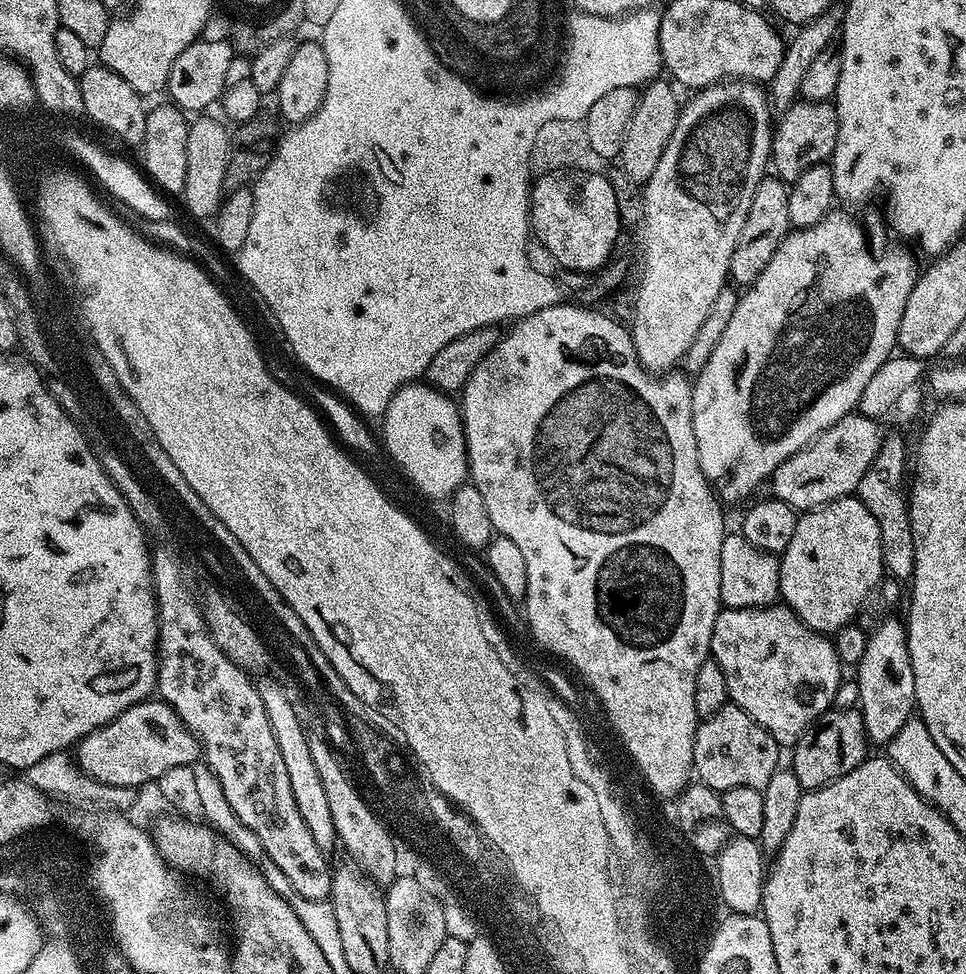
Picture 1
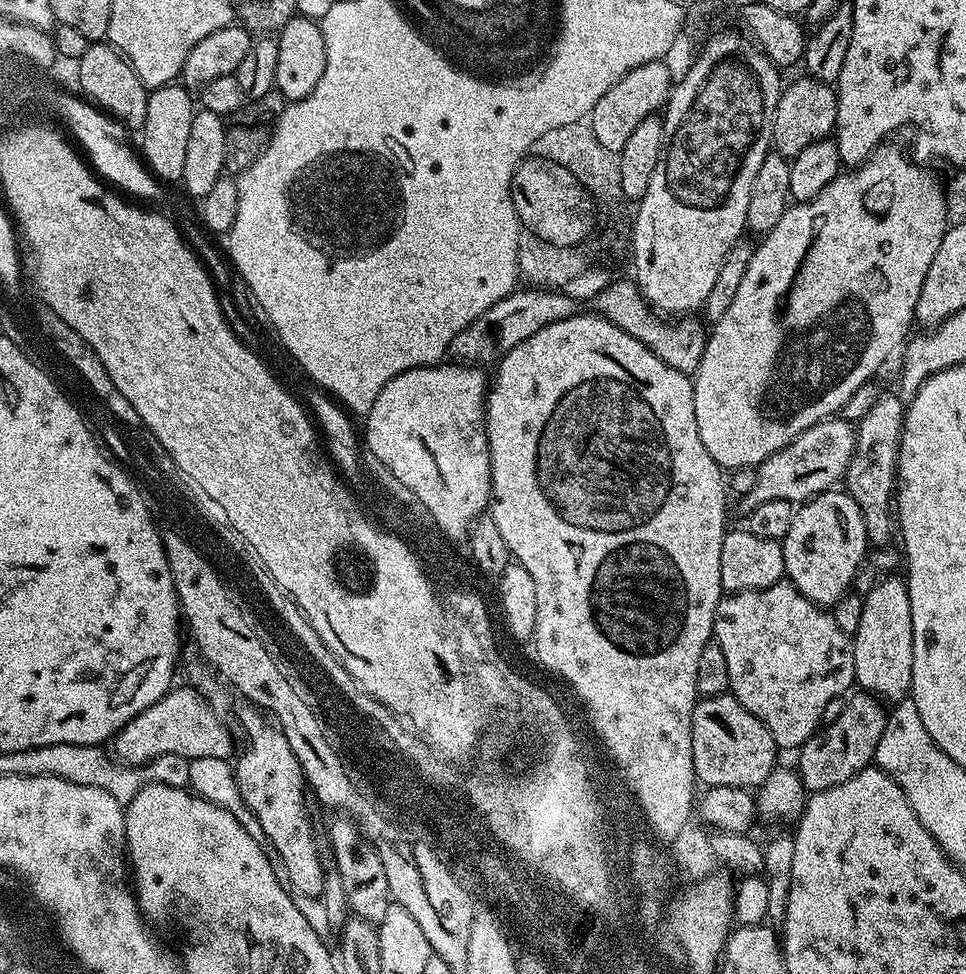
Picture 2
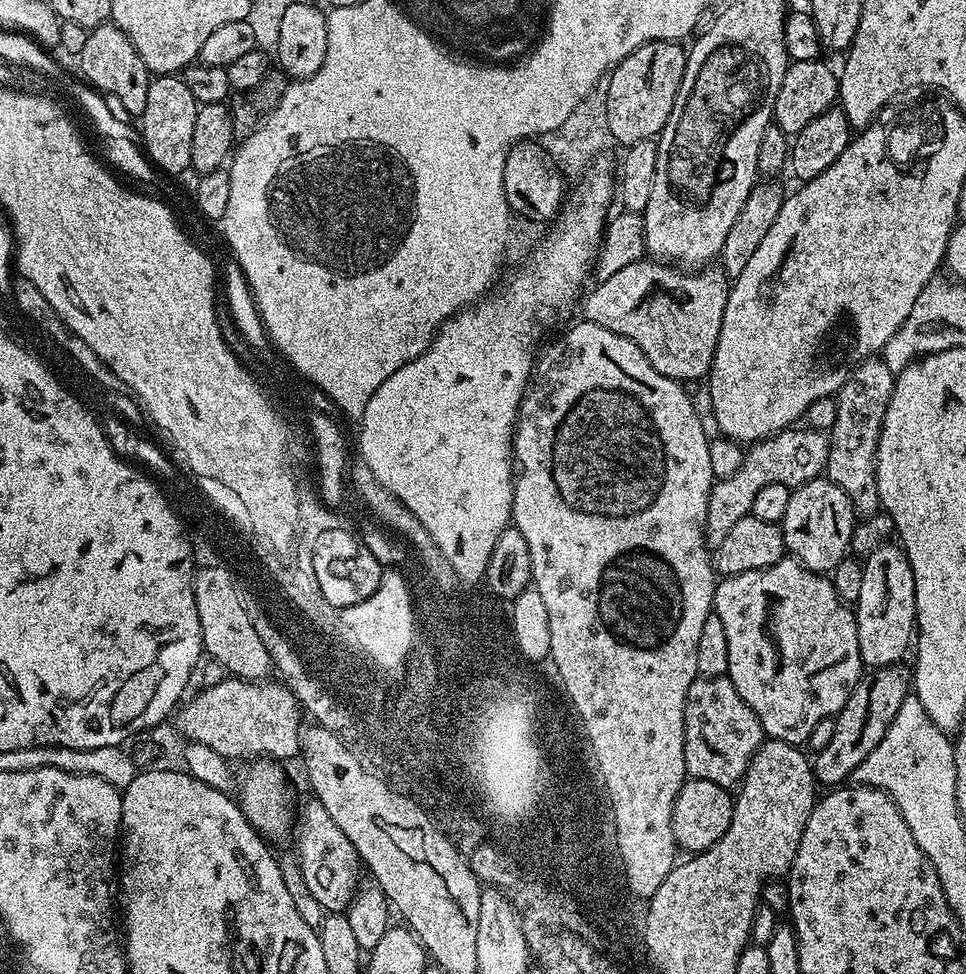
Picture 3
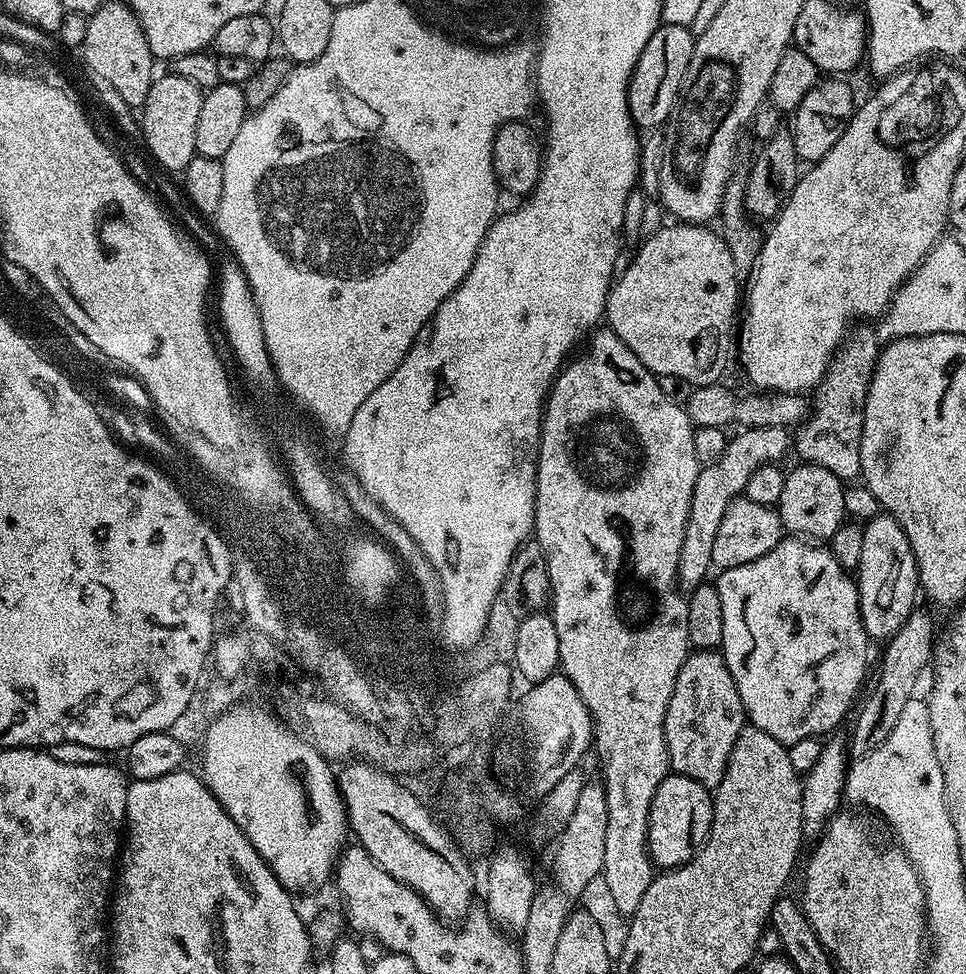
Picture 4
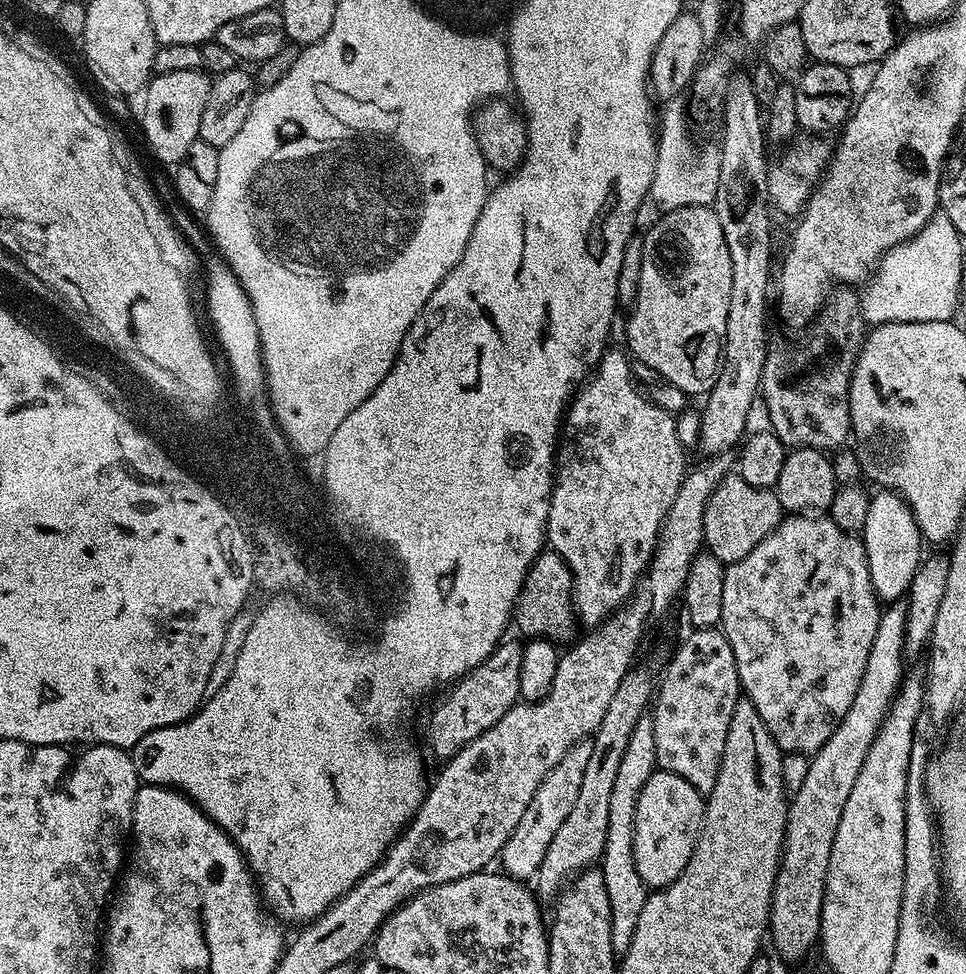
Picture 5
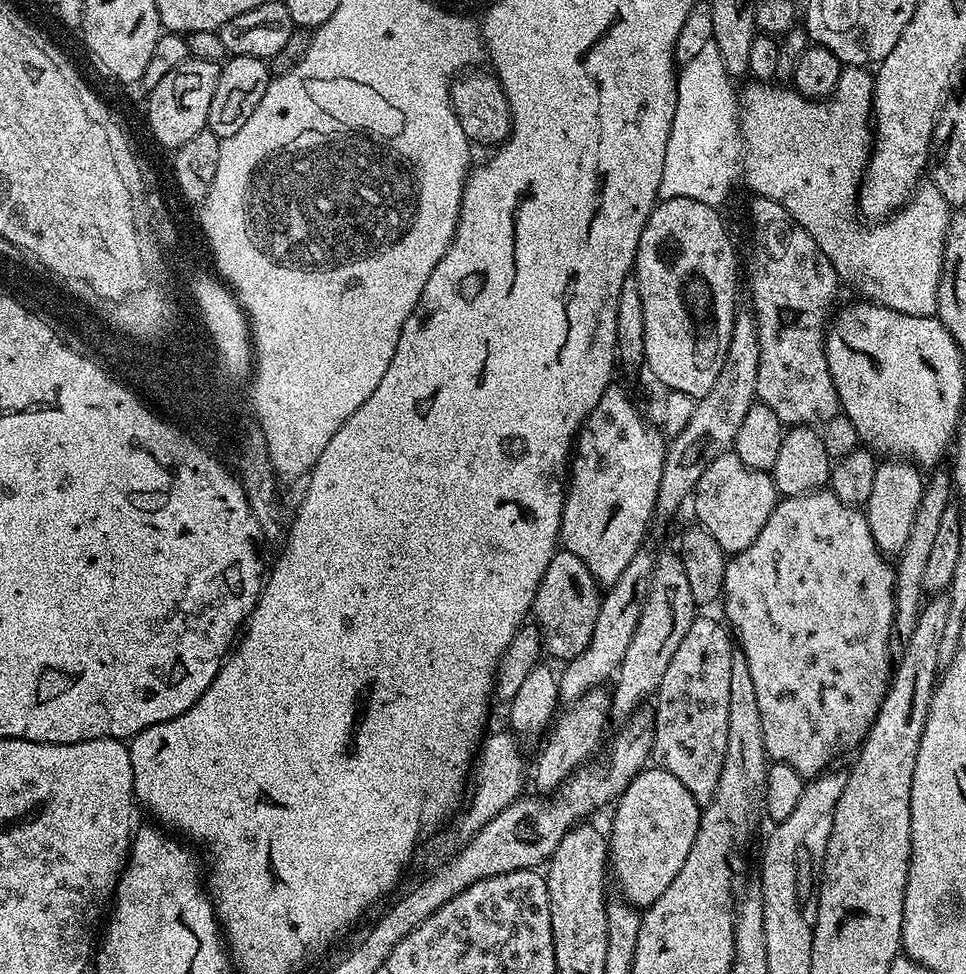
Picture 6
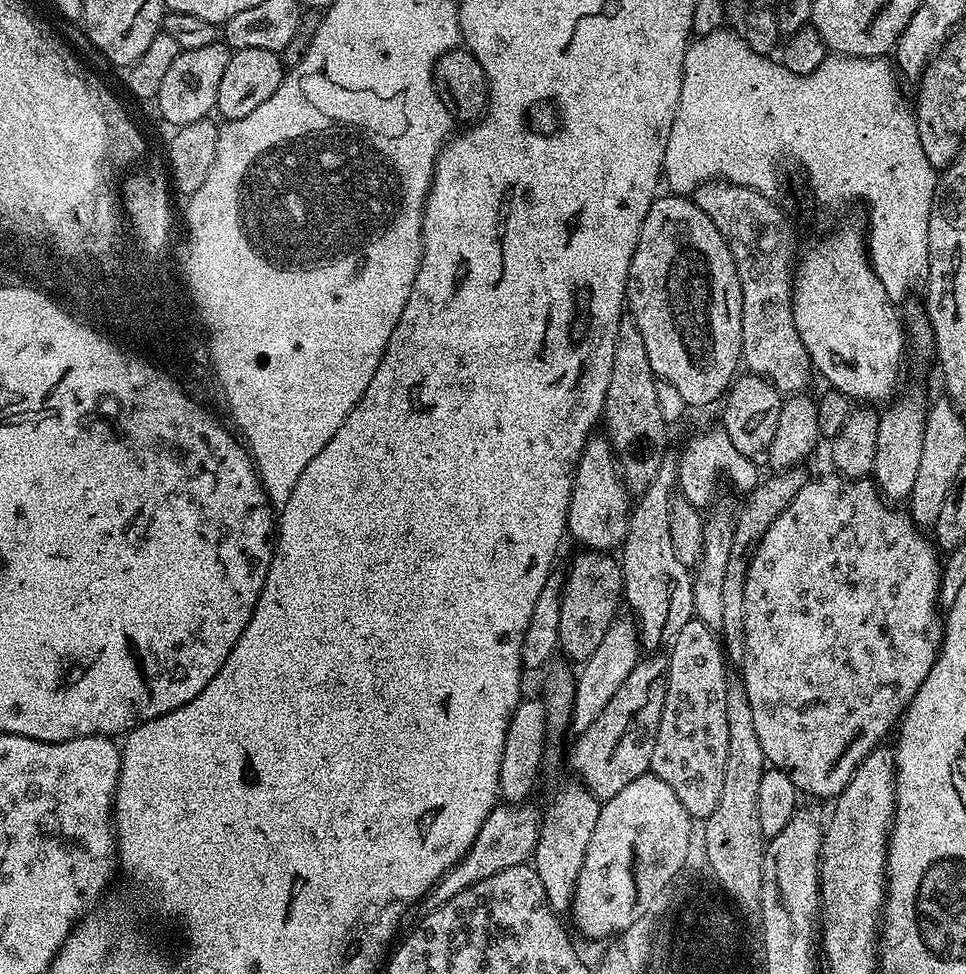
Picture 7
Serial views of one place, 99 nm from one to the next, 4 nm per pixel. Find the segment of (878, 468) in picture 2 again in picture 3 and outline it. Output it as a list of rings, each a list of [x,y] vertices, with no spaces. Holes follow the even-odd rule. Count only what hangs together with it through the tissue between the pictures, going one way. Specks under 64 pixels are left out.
[[[879,355],[869,356],[852,372],[848,381],[840,388],[834,397],[836,417],[832,420],[830,431],[830,447],[828,449],[827,479],[833,480],[852,500],[852,507],[861,517],[871,516],[873,512],[881,511],[876,485],[876,447],[882,430],[882,422],[886,418],[886,406],[890,406],[892,391],[896,385],[896,376],[886,366]]]

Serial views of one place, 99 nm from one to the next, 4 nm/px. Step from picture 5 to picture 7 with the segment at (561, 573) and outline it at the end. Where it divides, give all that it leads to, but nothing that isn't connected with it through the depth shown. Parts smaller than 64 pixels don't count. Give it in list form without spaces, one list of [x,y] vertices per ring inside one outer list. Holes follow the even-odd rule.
[[[581,551],[581,556],[572,564],[572,573],[567,573],[562,598],[562,618],[558,618],[559,651],[565,652],[575,662],[583,662],[598,650],[606,630],[617,619],[616,612],[622,608],[624,594],[624,570],[619,559],[608,552]]]

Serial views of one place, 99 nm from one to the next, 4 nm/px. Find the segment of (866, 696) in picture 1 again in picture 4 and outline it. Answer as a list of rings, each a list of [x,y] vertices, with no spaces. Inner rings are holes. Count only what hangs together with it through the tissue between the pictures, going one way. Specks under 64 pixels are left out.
[[[887,514],[876,516],[873,520],[867,521],[863,525],[863,529],[862,562],[854,576],[856,586],[860,590],[860,613],[869,641],[887,642],[899,630],[902,622],[906,622],[906,618],[910,618],[912,609],[917,607],[916,592],[918,596],[921,591],[920,572],[916,568],[914,550],[906,538],[906,530],[902,530],[902,526],[893,516]]]

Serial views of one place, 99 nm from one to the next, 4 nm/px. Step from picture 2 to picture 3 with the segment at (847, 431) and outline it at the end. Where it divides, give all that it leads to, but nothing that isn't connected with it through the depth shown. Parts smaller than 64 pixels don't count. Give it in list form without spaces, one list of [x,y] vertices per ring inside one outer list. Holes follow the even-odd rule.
[[[793,426],[784,428],[781,432],[776,432],[772,436],[767,436],[765,440],[757,440],[744,453],[744,461],[738,470],[734,471],[729,477],[717,479],[710,490],[710,502],[708,503],[708,522],[706,525],[706,543],[709,549],[716,549],[722,546],[722,538],[730,534],[730,530],[737,522],[742,522],[742,518],[750,515],[754,506],[754,498],[762,486],[771,484],[781,484],[787,488],[793,489],[802,486],[806,482],[817,479],[828,467],[828,449],[830,440],[827,435],[824,436],[816,428],[800,428],[804,426]]]

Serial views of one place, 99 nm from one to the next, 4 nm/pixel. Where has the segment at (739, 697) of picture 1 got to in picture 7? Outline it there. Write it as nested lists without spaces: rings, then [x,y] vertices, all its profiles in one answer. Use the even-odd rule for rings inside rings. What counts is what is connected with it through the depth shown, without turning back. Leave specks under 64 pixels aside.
[[[831,474],[832,476],[820,476],[809,479],[808,483],[802,486],[802,490],[798,490],[798,494],[794,494],[794,498],[790,502],[790,506],[786,506],[786,510],[782,510],[782,514],[778,514],[778,518],[774,518],[774,522],[770,522],[770,530],[766,530],[766,534],[760,539],[756,545],[756,552],[752,556],[752,560],[748,563],[748,573],[746,574],[746,648],[744,650],[744,663],[742,665],[742,679],[744,689],[750,698],[750,710],[754,714],[754,734],[758,734],[758,746],[762,746],[762,754],[765,761],[773,769],[782,771],[787,774],[796,787],[797,793],[808,796],[817,796],[820,800],[831,801],[833,798],[840,796],[842,790],[846,790],[846,786],[850,782],[850,778],[854,778],[854,774],[858,770],[858,766],[866,757],[876,748],[881,747],[885,743],[884,740],[888,736],[888,731],[897,727],[898,721],[907,713],[908,704],[914,698],[914,694],[922,686],[922,682],[926,682],[926,678],[930,674],[930,670],[934,666],[937,656],[940,655],[940,642],[942,639],[942,612],[936,603],[938,598],[938,590],[940,589],[940,570],[942,567],[941,557],[938,555],[938,549],[931,539],[924,540],[925,533],[916,527],[911,516],[907,511],[898,509],[886,503],[880,494],[880,489],[876,487],[871,479],[849,480],[847,476],[839,474]]]

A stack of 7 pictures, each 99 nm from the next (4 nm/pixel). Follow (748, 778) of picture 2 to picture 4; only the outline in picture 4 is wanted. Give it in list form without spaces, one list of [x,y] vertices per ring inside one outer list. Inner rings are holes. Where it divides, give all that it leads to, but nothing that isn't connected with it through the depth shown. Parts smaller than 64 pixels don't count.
[[[716,650],[689,651],[686,662],[682,662],[682,670],[678,670],[678,678],[674,684],[674,694],[670,696],[670,706],[666,708],[666,746],[668,747],[668,763],[671,771],[678,776],[694,778],[703,788],[714,790],[722,782],[734,744],[746,726],[746,713],[742,706],[742,698],[738,694],[738,686],[734,686],[734,678],[726,666],[723,655]]]

